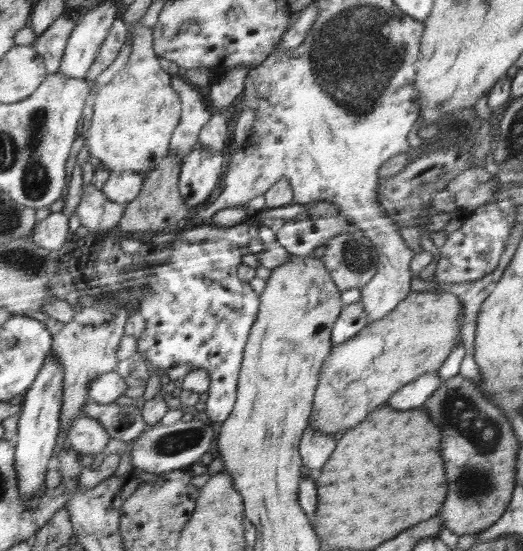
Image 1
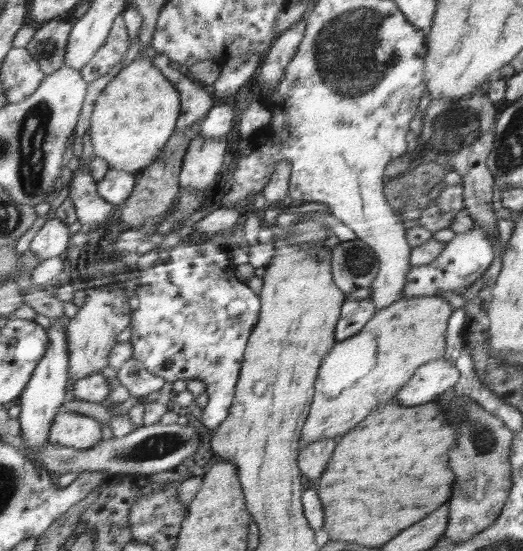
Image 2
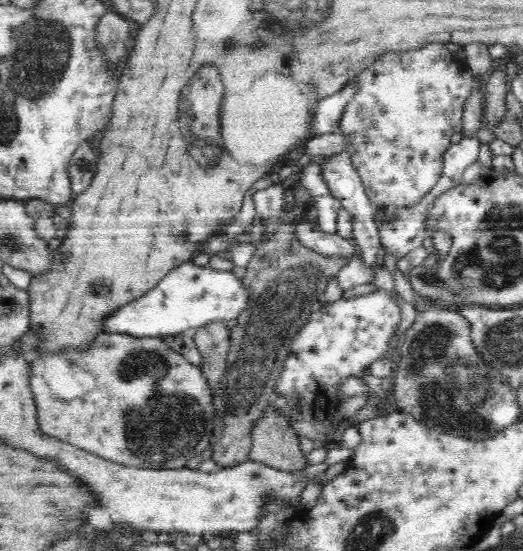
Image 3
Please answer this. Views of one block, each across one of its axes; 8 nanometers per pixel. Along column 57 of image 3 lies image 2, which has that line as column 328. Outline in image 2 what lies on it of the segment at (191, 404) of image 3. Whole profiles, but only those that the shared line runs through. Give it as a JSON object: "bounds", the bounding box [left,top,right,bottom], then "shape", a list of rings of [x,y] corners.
{"bounds":[301,296,452,449],"shape":[[[420,296],[419,298],[405,298],[397,301],[388,309],[376,312],[375,317],[367,323],[361,333],[355,337],[338,342],[330,350],[319,371],[319,379],[315,382],[315,396],[311,404],[310,416],[307,417],[303,429],[301,448],[307,449],[312,442],[322,438],[342,436],[352,430],[358,422],[362,422],[374,408],[386,404],[396,392],[418,372],[420,366],[427,365],[444,357],[446,352],[446,322],[452,316],[452,306],[448,300],[438,296]]]}

